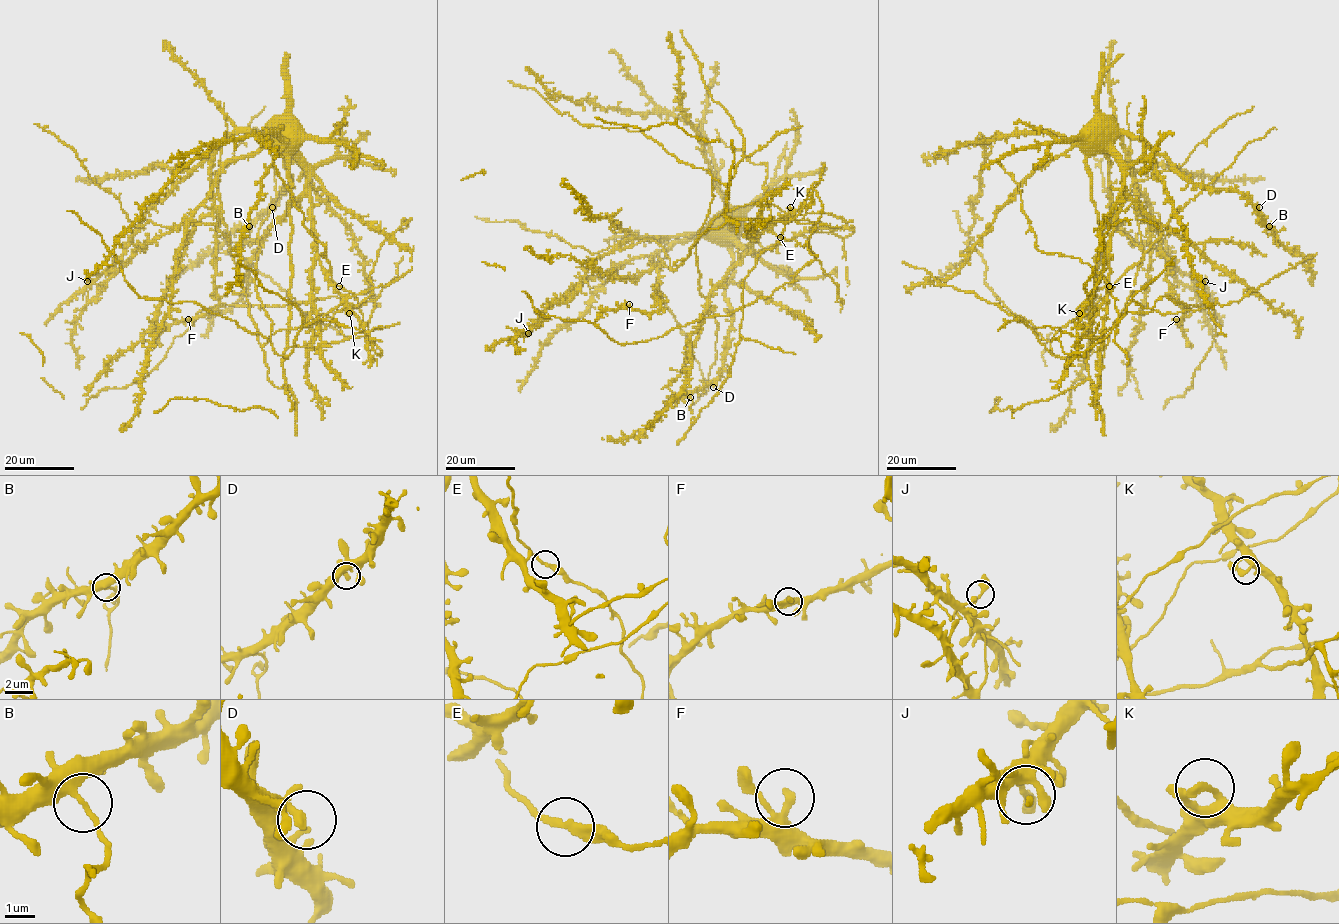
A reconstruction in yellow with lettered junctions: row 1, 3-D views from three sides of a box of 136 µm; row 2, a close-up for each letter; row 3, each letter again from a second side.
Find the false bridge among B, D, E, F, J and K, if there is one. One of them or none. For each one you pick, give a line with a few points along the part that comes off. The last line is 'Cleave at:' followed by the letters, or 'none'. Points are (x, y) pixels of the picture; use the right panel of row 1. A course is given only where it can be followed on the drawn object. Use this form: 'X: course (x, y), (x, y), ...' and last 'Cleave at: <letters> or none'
B: course (1269, 226), (1277, 233), (1279, 247)
Cleave at: B

